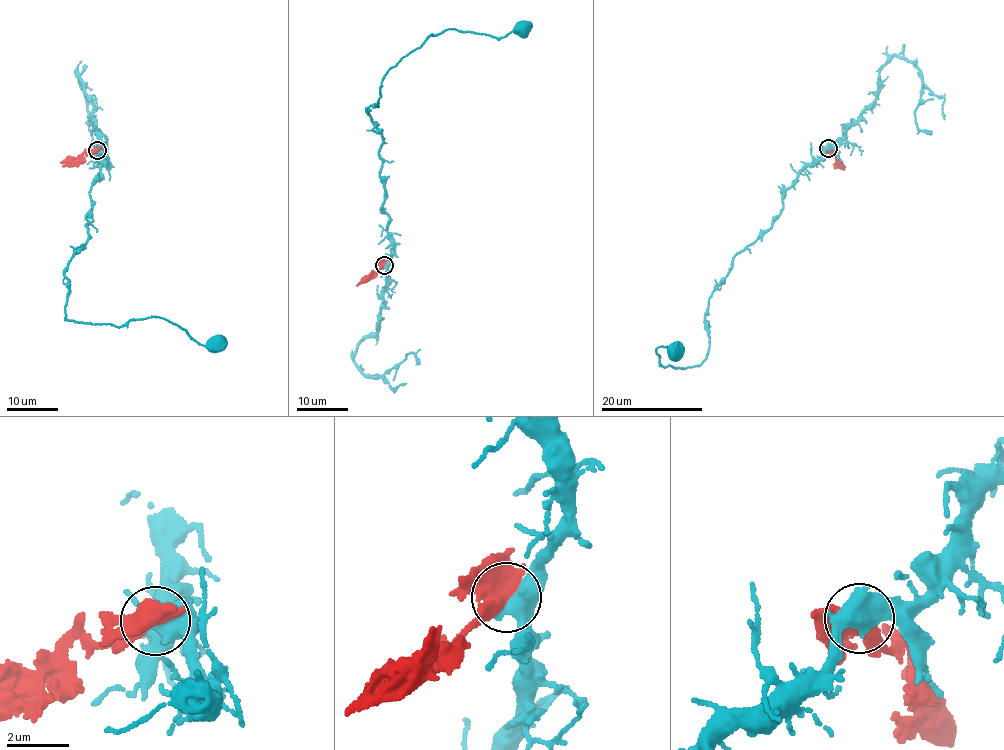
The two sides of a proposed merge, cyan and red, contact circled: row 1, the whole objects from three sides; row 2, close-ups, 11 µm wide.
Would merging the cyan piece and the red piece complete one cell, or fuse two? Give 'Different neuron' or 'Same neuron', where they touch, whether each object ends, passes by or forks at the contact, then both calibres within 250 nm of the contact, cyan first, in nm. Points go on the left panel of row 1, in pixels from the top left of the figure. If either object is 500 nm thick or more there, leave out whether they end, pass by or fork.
Different neuron. Place: (97, 150). At the ring cyan forks. At the ring red forks. Thickness 440 nm (cyan) against 400 nm

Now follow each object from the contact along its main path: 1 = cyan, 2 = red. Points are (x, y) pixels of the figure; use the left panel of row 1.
1: (97, 150), (106, 162), (90, 188), (88, 240), (64, 273), (67, 319), (165, 318), (204, 345), (227, 341)
2: (97, 150), (60, 162)

